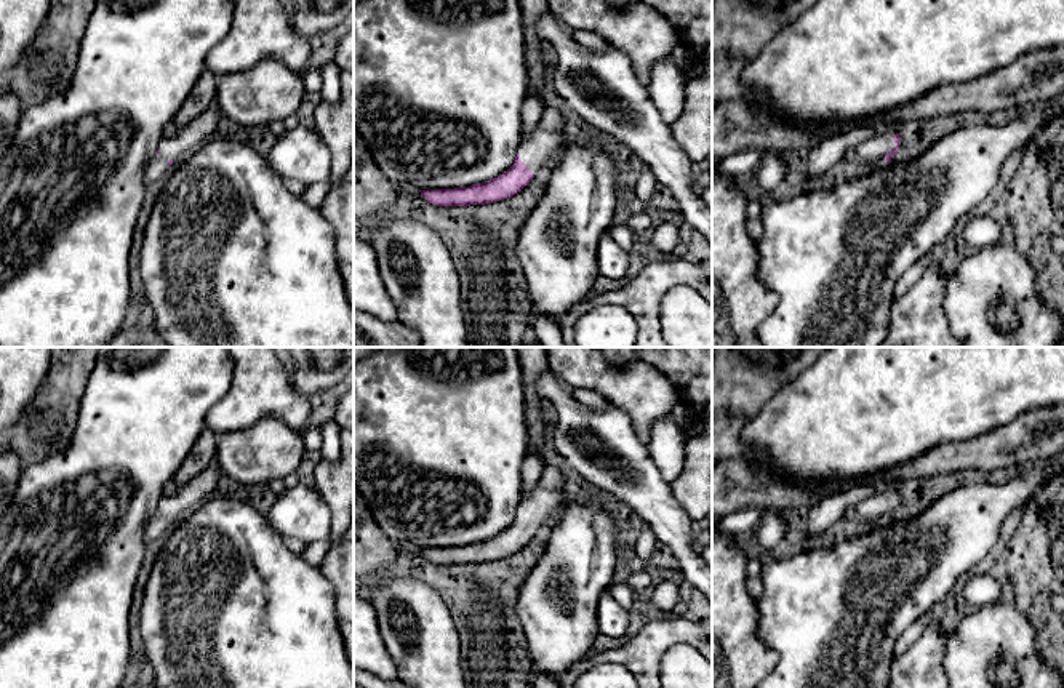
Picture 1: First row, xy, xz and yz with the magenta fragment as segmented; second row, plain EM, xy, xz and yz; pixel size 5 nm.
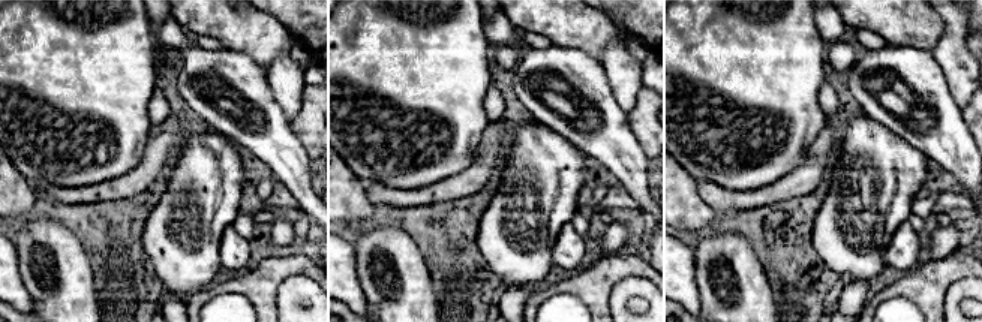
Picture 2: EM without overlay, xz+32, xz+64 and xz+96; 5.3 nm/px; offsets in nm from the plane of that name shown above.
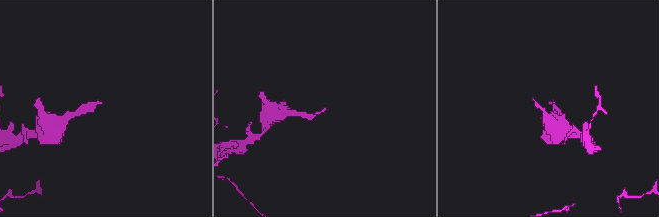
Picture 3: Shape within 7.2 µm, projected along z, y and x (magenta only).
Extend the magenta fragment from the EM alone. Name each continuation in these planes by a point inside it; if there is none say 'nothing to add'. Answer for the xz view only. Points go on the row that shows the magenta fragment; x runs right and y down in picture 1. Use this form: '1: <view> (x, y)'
1: xz (544, 146)

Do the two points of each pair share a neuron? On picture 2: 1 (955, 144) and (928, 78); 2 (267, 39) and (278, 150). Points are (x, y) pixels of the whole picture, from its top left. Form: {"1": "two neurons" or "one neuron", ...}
{"1": "one neuron", "2": "two neurons"}

